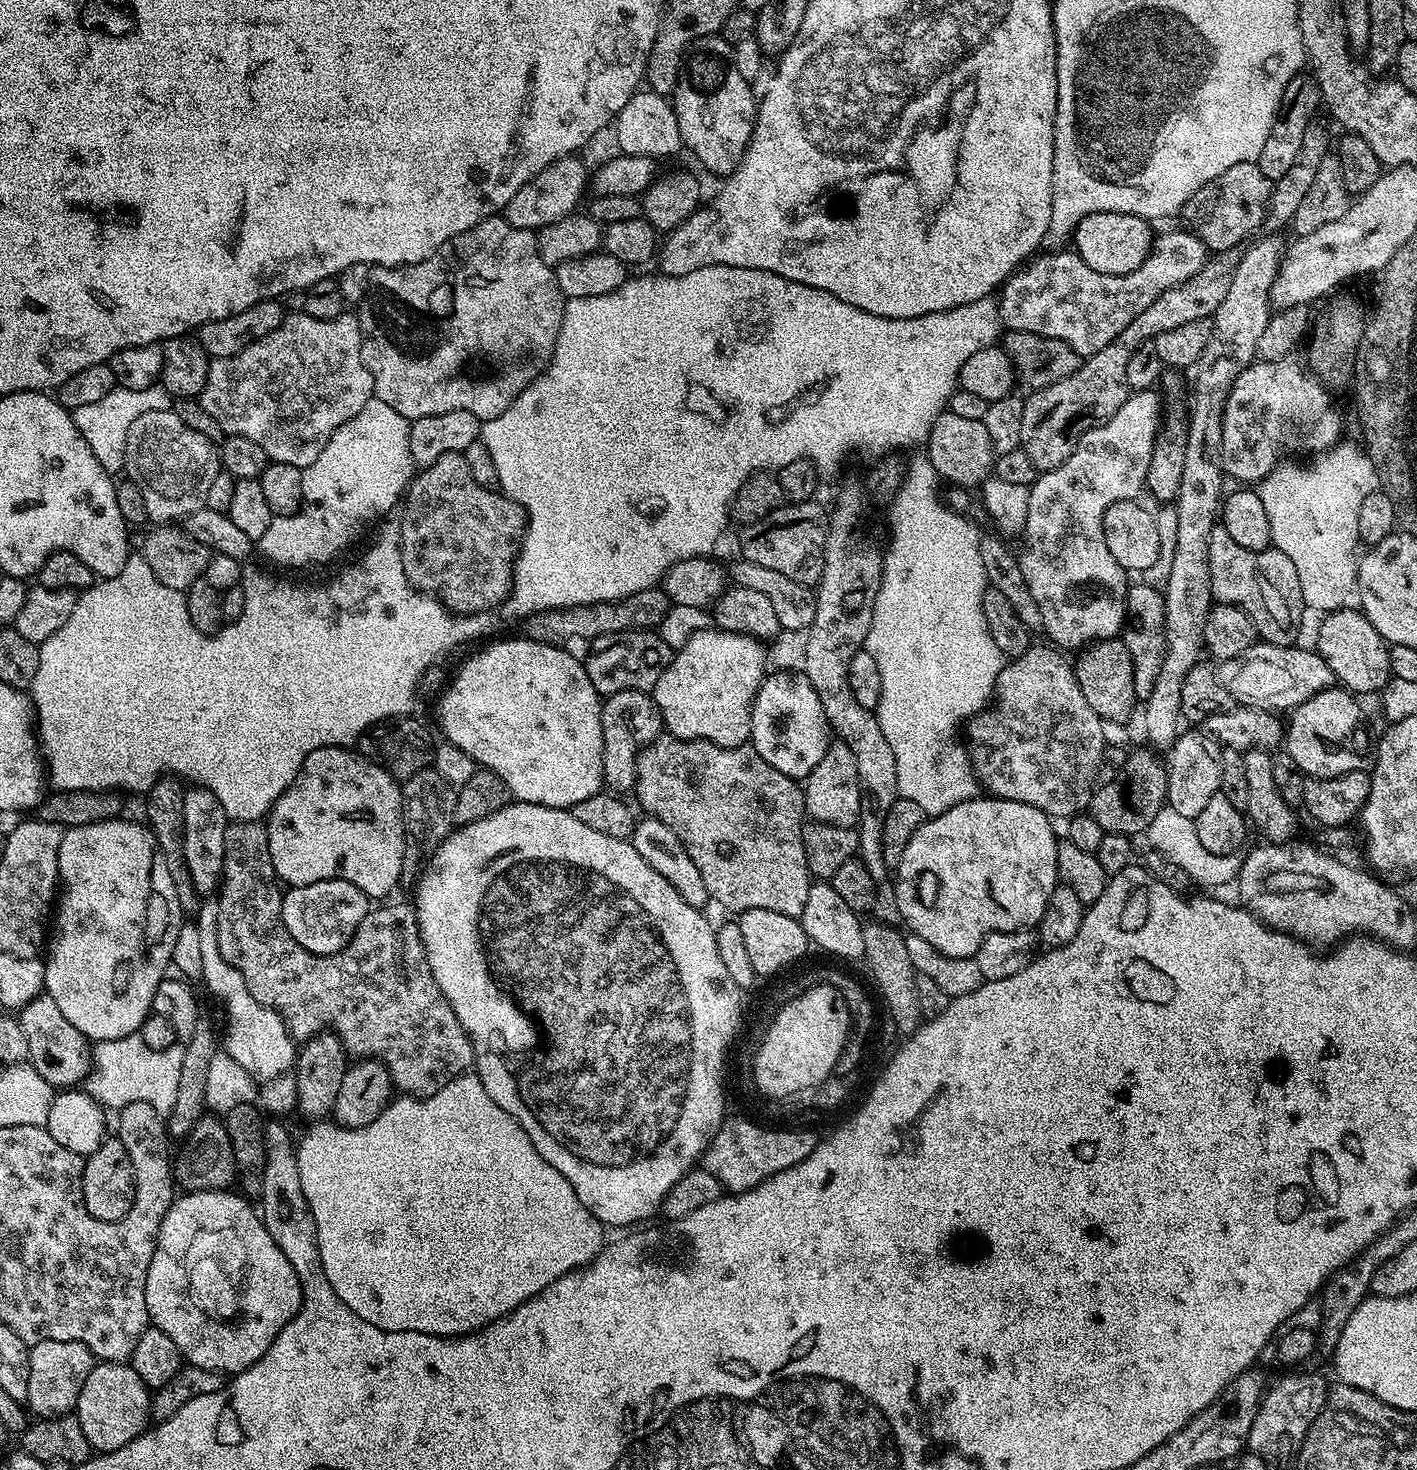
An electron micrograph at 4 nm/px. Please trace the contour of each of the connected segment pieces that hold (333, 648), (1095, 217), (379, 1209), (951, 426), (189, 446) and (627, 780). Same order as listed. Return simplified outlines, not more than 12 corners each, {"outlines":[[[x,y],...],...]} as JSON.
{"outlines":[[[143,555],[79,593],[30,699],[53,789],[210,789],[409,715],[492,628],[402,566],[245,567],[199,632]],[[1095,212],[1074,250],[1098,274],[1130,274],[1152,253],[1149,221]],[[475,1074],[298,1140],[322,1268],[479,1332],[605,1225]],[[941,412],[926,441],[937,476],[965,490],[993,475],[983,420]],[[175,410],[130,426],[123,471],[149,521],[204,507],[217,445]],[[647,692],[601,703],[603,787],[636,786],[640,751],[662,734]]]}

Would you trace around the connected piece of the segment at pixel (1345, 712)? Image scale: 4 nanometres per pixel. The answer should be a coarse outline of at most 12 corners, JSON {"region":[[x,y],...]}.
{"region":[[1353,693],[1290,712],[1286,754],[1308,778],[1371,769],[1378,749]]}

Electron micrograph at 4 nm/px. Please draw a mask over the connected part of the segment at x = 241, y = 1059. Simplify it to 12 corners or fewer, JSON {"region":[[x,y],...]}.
{"region":[[217,905],[194,923],[202,984],[228,1011],[223,1051],[257,1082],[287,1076],[297,1041],[222,958]]}

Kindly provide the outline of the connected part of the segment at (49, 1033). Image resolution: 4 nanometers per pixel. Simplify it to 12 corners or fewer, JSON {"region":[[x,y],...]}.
{"region":[[37,996],[19,1009],[30,1066],[56,1090],[87,1081],[89,1041]]}

